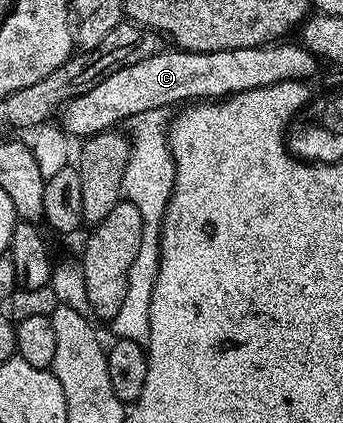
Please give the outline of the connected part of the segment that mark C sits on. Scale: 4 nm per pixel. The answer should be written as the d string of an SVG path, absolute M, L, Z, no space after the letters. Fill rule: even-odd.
M286 43L207 53L193 53L177 47L163 48L151 57L107 72L106 78L96 83L92 91L66 102L66 106L60 110L61 128L71 138L87 139L97 133L113 130L117 121L125 122L142 111L165 110L166 105L181 106L199 99L225 99L236 93L285 81L309 82L310 76L320 66L319 58L309 53L301 43L282 44Z

